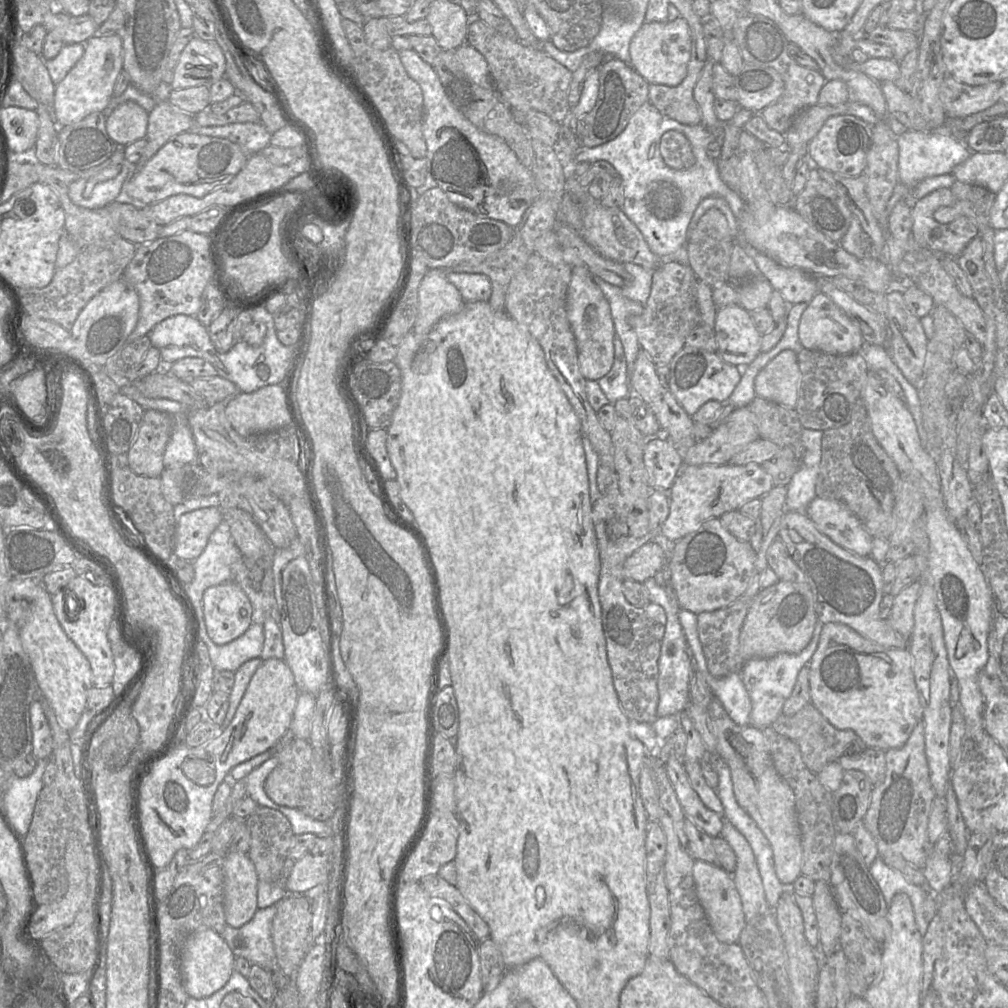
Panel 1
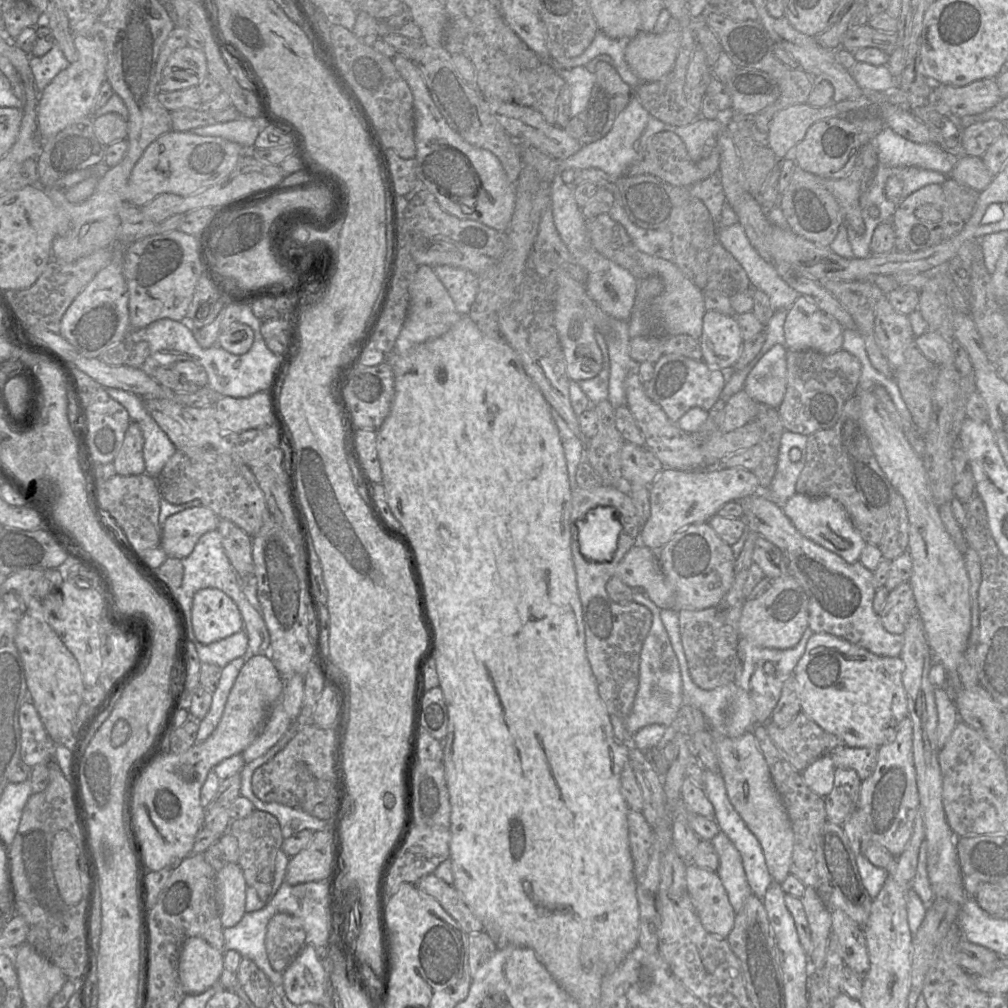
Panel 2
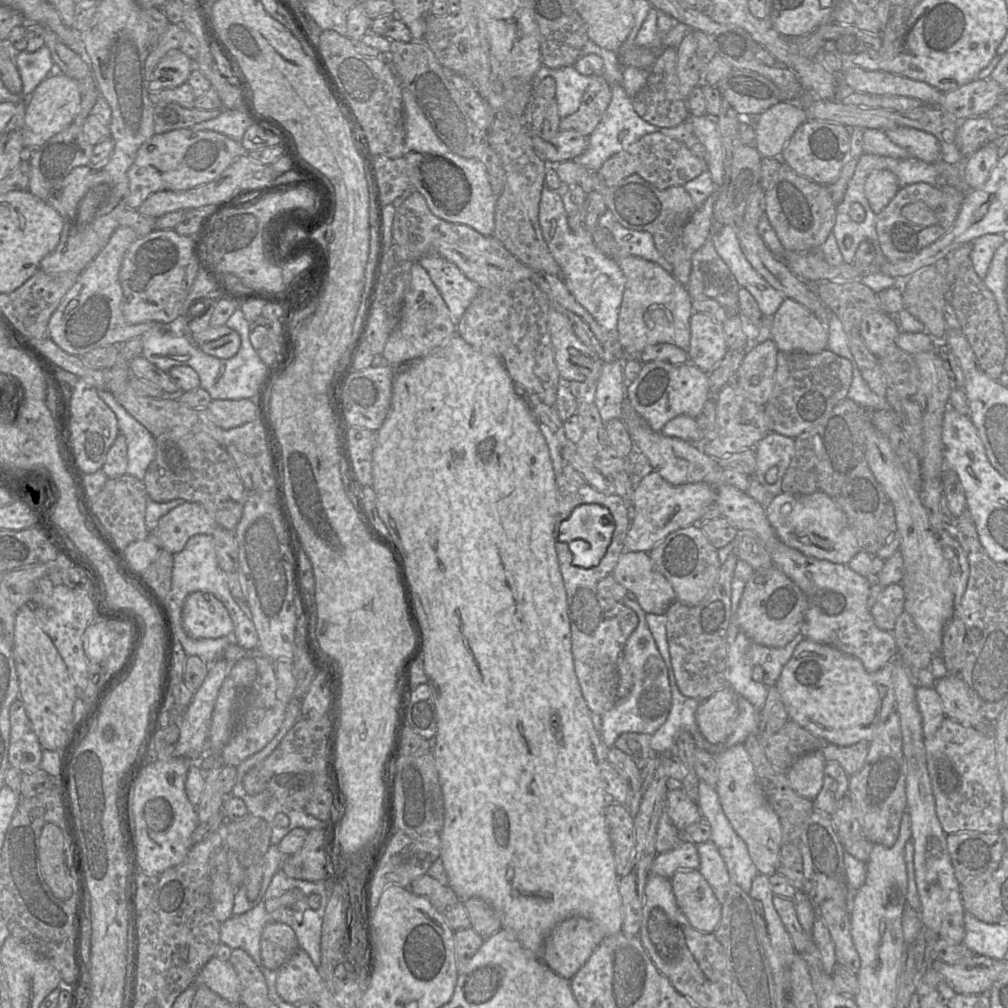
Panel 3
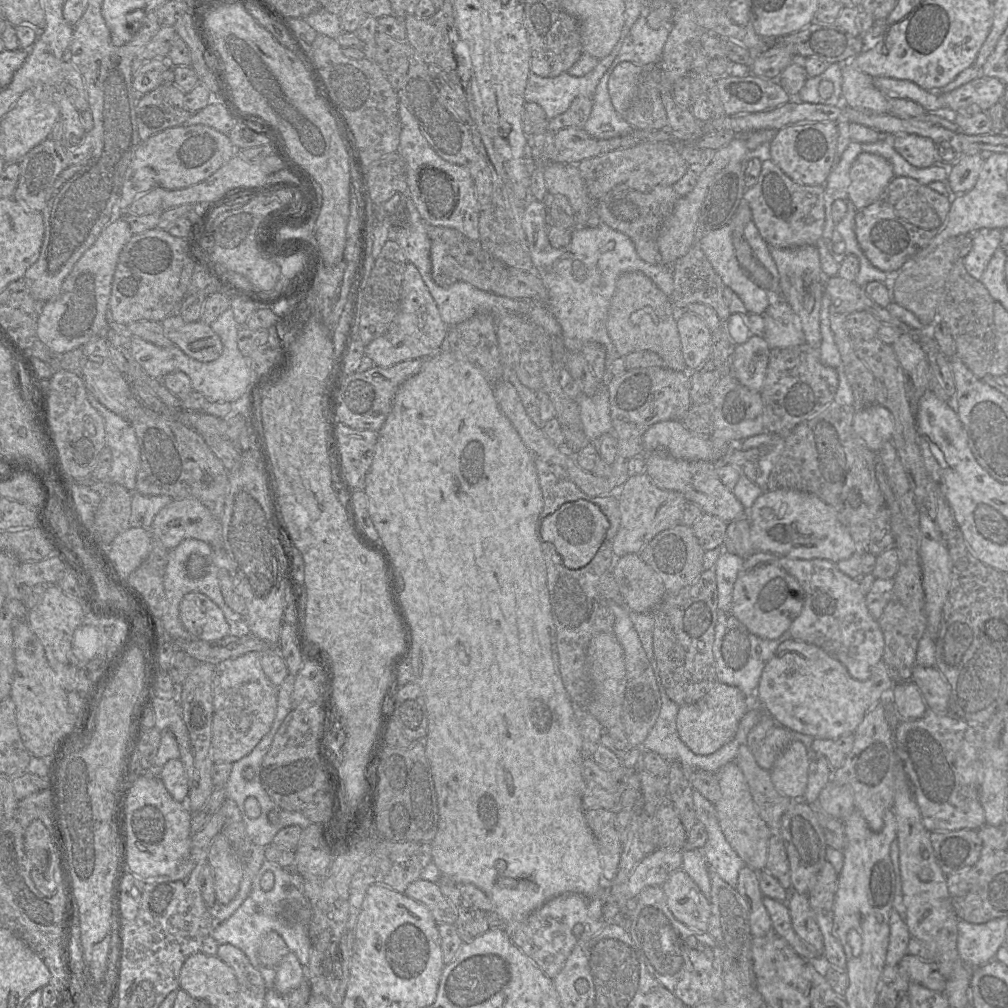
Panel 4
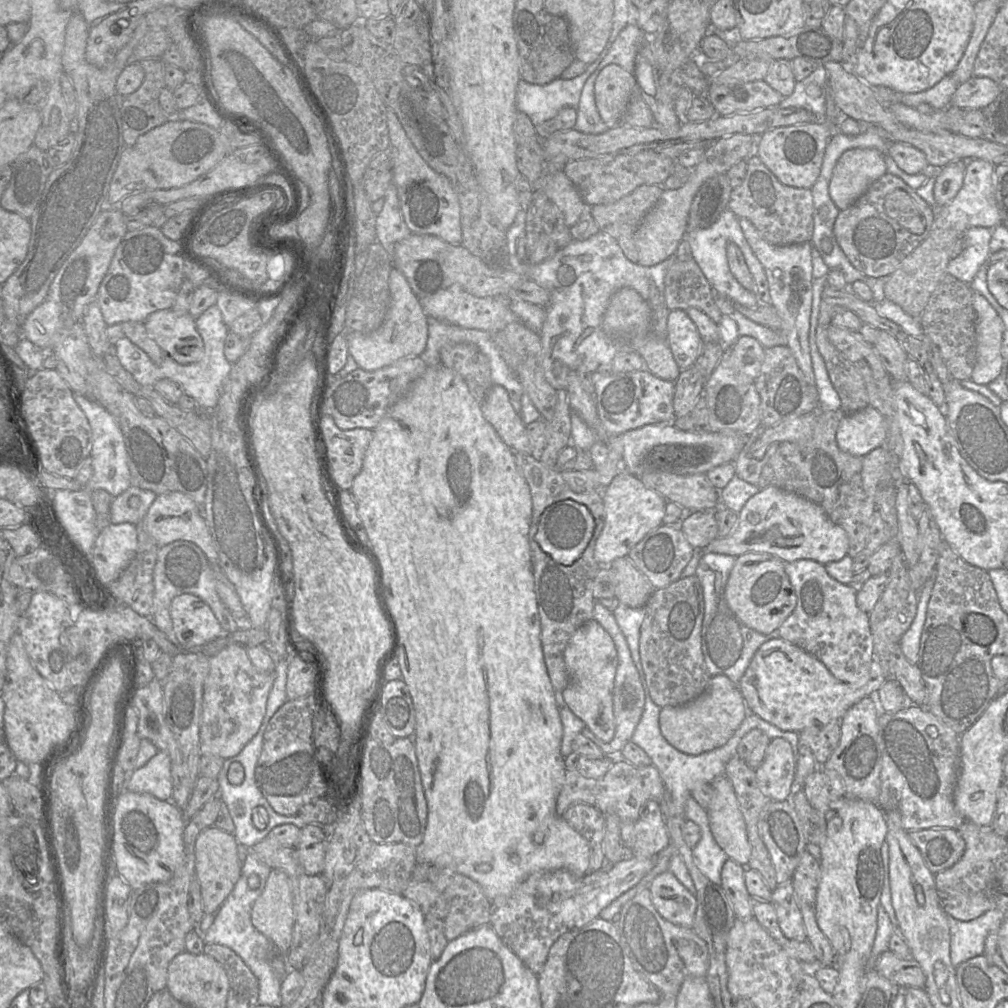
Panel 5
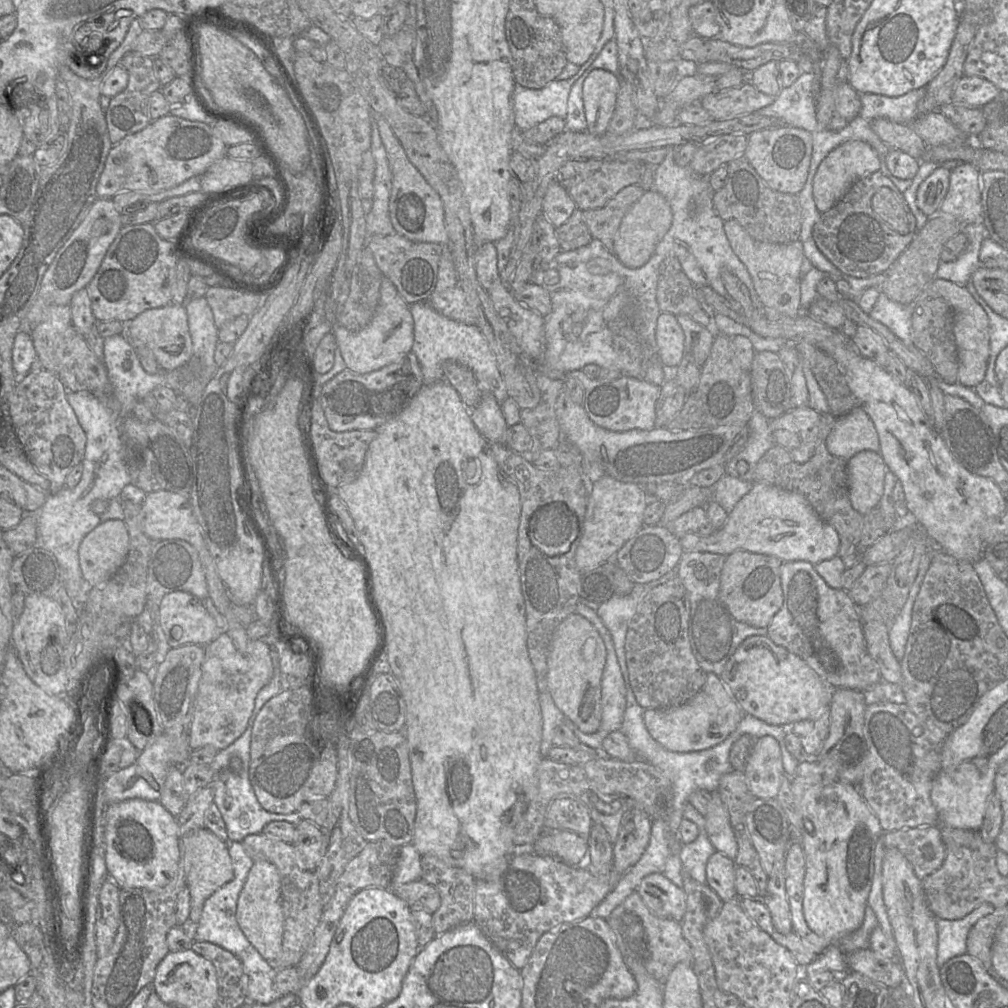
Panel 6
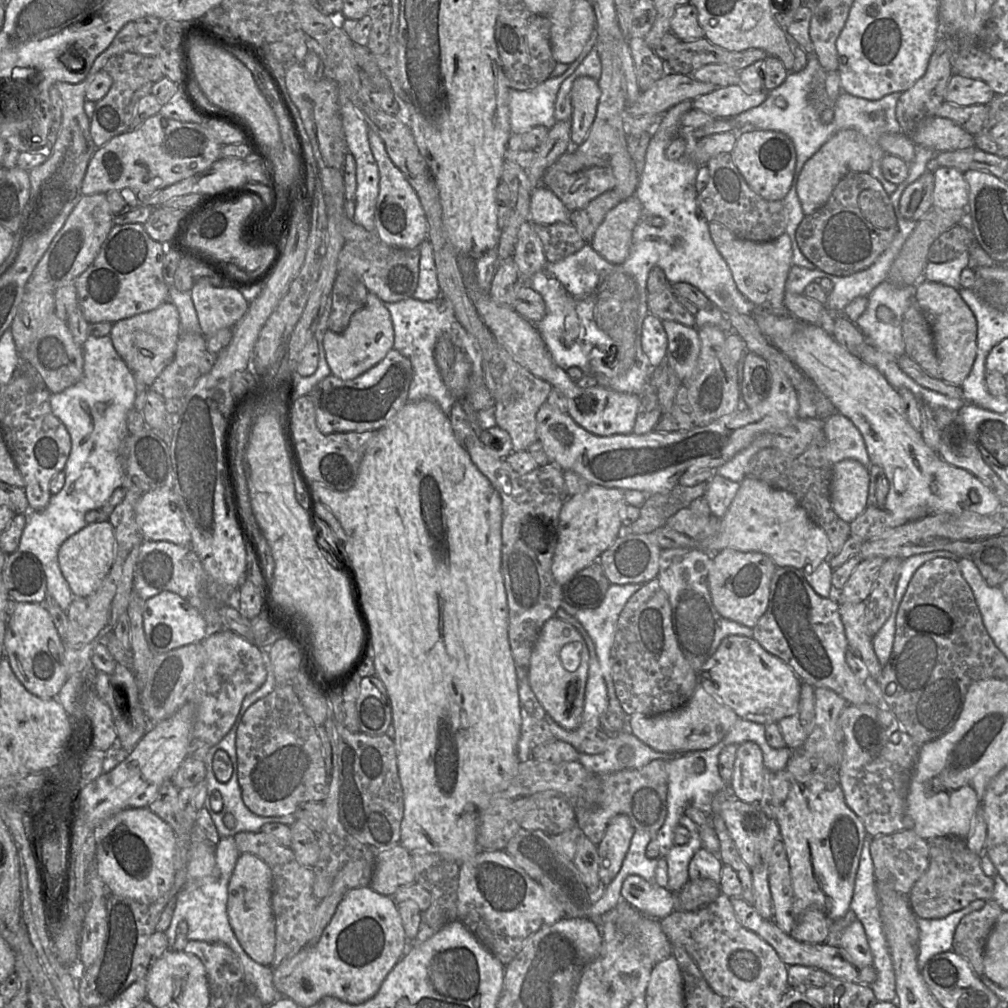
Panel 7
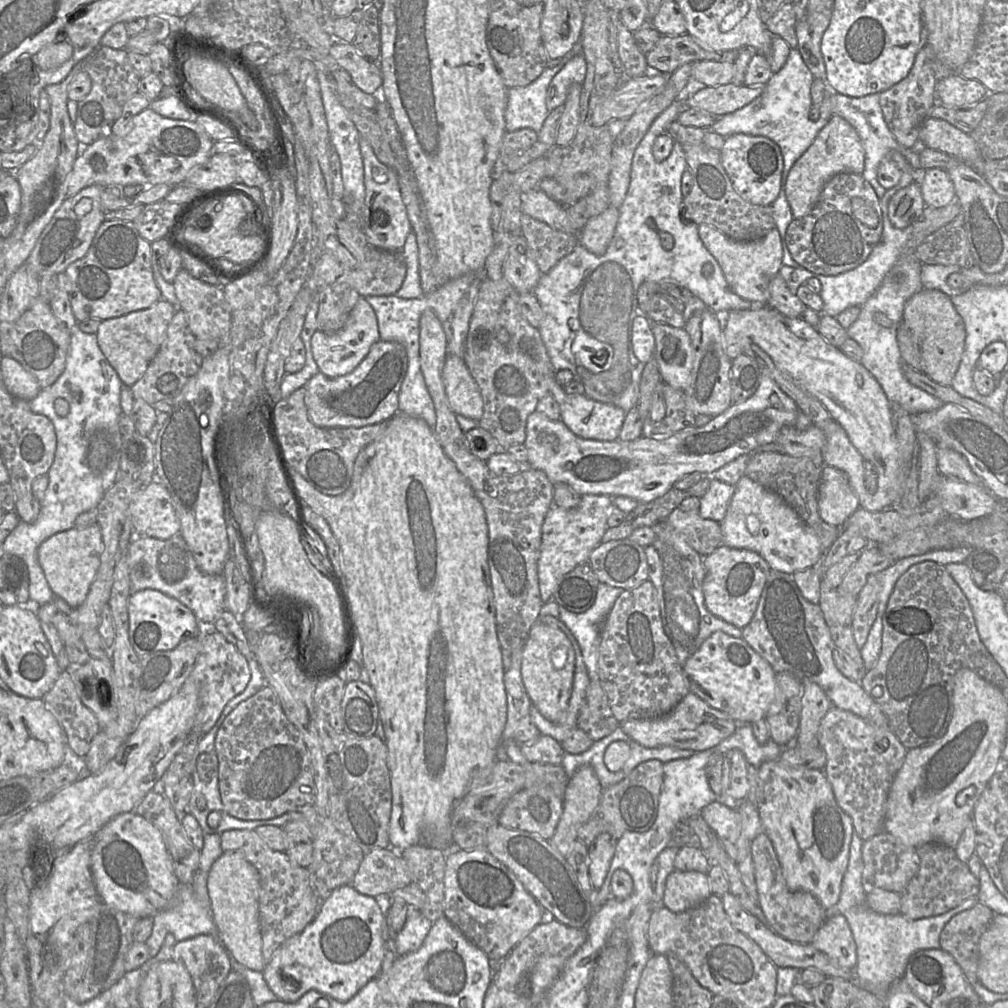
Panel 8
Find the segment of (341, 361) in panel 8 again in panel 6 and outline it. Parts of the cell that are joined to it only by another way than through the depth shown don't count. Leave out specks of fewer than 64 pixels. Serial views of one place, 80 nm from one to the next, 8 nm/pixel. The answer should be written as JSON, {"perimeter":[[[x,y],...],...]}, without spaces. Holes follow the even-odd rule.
{"perimeter":[[[387,278],[382,279],[379,304],[367,326],[358,331],[350,331],[336,323],[332,332],[346,369],[357,374],[366,374],[396,362],[411,352],[414,342],[414,322],[410,305]]]}

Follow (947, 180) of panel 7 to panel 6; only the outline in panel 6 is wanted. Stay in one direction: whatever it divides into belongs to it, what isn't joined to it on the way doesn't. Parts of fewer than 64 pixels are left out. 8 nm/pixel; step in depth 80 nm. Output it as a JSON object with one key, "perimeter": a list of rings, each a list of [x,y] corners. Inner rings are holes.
{"perimeter":[[[967,162],[954,164],[949,189],[939,210],[965,224],[981,223],[981,191],[981,171]]]}

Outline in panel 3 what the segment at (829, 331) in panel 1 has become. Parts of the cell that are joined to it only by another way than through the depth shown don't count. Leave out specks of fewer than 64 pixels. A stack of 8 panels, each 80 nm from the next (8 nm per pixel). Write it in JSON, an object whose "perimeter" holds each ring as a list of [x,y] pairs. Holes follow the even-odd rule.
{"perimeter":[[[786,298],[771,316],[771,339],[783,352],[827,350],[828,326],[799,302]]]}

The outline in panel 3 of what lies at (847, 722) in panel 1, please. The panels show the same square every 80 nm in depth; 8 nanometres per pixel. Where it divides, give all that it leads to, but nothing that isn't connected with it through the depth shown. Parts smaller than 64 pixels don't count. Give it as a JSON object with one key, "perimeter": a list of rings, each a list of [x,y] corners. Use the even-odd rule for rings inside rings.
{"perimeter":[[[804,639],[794,649],[771,689],[777,690],[789,721],[799,724],[828,743],[839,746],[850,746],[860,741],[869,743],[882,732],[884,724],[896,712],[895,668],[896,659],[874,672],[868,672],[856,657],[832,646]]]}

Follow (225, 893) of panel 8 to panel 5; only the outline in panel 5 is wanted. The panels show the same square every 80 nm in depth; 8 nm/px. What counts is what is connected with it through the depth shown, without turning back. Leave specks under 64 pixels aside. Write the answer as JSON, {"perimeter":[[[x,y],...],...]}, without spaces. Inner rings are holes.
{"perimeter":[[[271,870],[260,896],[253,904],[251,921],[261,934],[272,942],[280,955],[286,955],[292,939],[294,912],[290,880],[281,870]]]}

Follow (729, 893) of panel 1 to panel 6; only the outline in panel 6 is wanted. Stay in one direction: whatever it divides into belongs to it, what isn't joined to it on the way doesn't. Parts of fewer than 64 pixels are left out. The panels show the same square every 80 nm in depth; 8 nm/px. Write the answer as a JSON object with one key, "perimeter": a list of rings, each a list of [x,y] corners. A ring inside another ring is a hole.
{"perimeter":[[[662,873],[648,875],[637,887],[646,907],[659,918],[681,922],[687,906],[683,888],[671,882]]]}

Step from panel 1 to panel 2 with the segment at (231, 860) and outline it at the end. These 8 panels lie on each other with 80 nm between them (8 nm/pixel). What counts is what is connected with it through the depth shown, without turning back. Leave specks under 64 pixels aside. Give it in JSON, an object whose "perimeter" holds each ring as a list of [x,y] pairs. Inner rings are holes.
{"perimeter":[[[209,858],[209,864],[217,871],[215,886],[224,928],[237,925],[246,914],[248,885],[238,863],[228,863],[221,858]]]}

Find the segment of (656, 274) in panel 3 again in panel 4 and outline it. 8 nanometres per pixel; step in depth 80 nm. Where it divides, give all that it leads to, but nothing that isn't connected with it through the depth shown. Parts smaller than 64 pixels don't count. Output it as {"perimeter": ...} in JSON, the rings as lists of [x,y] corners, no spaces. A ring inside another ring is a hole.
{"perimeter":[[[640,272],[624,273],[617,281],[606,319],[606,329],[615,353],[624,357],[632,352],[648,350],[660,355],[664,367],[686,370],[677,327],[679,312],[649,277]]]}

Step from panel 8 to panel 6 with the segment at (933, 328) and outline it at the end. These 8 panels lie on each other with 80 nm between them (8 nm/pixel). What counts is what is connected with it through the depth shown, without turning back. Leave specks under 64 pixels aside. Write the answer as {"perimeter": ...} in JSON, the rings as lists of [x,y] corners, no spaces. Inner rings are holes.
{"perimeter":[[[939,278],[933,280],[931,285],[952,309],[952,331],[959,363],[957,383],[966,387],[975,387],[985,379],[989,367],[990,335],[988,315],[982,305],[970,293],[967,285],[955,284]]]}

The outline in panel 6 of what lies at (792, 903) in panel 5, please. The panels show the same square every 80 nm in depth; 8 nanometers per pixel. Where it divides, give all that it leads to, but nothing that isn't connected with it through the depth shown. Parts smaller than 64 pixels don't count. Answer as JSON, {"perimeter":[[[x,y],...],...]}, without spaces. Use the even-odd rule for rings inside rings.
{"perimeter":[[[768,875],[767,891],[760,895],[768,907],[772,923],[781,934],[793,932],[792,914],[785,887],[785,881],[775,883]]]}

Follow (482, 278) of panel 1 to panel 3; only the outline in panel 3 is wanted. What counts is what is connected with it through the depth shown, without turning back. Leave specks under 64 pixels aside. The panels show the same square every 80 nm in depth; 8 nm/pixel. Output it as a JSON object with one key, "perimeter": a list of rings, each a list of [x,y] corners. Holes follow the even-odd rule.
{"perimeter":[[[426,255],[417,263],[428,272],[445,301],[451,318],[458,322],[480,293],[481,287],[439,255]]]}

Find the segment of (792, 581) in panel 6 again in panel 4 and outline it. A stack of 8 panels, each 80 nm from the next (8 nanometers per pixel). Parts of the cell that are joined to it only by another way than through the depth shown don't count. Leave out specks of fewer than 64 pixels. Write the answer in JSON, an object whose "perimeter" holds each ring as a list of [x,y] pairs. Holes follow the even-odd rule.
{"perimeter":[[[779,557],[779,562],[781,567],[797,581],[804,594],[802,610],[787,631],[791,639],[821,648],[831,657],[840,661],[854,679],[867,680],[873,667],[882,662],[884,639],[877,620],[867,611],[865,595],[862,593],[857,579],[852,579],[841,572],[836,563],[824,559]]]}

